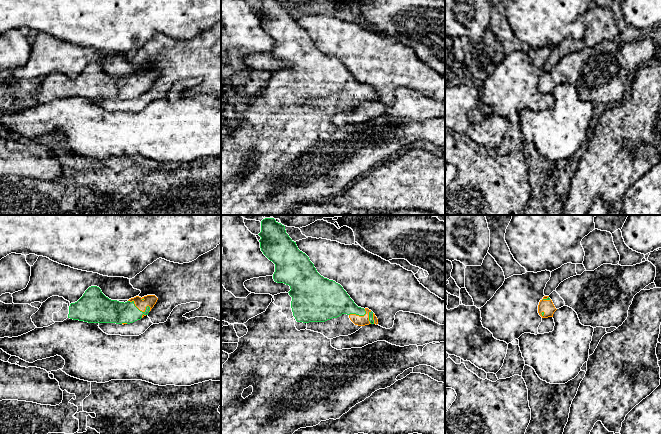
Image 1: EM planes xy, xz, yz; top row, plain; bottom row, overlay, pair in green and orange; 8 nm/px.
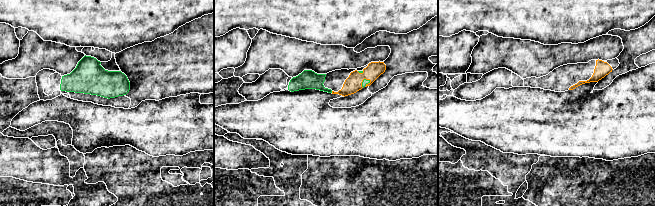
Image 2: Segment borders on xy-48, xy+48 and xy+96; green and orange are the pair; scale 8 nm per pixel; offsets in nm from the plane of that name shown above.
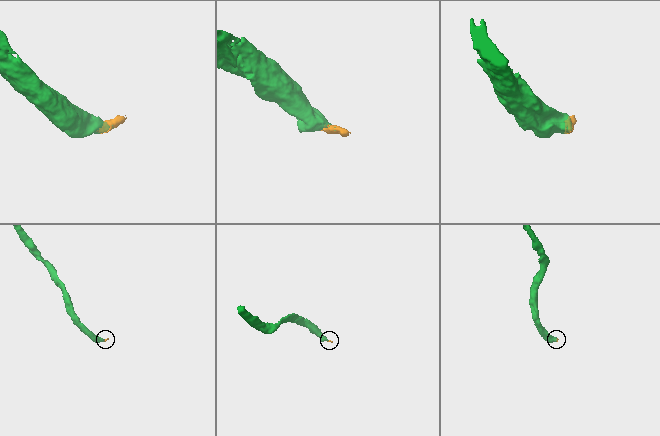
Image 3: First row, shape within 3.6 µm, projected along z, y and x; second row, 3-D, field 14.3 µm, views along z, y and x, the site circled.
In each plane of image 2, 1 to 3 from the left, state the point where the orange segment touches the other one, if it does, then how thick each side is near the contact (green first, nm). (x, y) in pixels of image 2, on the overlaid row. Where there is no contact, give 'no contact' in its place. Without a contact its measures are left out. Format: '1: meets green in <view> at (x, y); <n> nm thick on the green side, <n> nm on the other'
1: no contact
2: meets green in xy+48 at (366, 83); 40 nm thick on the green side, 140 nm on the other
3: no contact

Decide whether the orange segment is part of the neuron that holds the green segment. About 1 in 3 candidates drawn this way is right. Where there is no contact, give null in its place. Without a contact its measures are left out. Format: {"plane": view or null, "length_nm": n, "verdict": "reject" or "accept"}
{"plane": "xy", "length_nm": 200, "verdict": "accept"}

